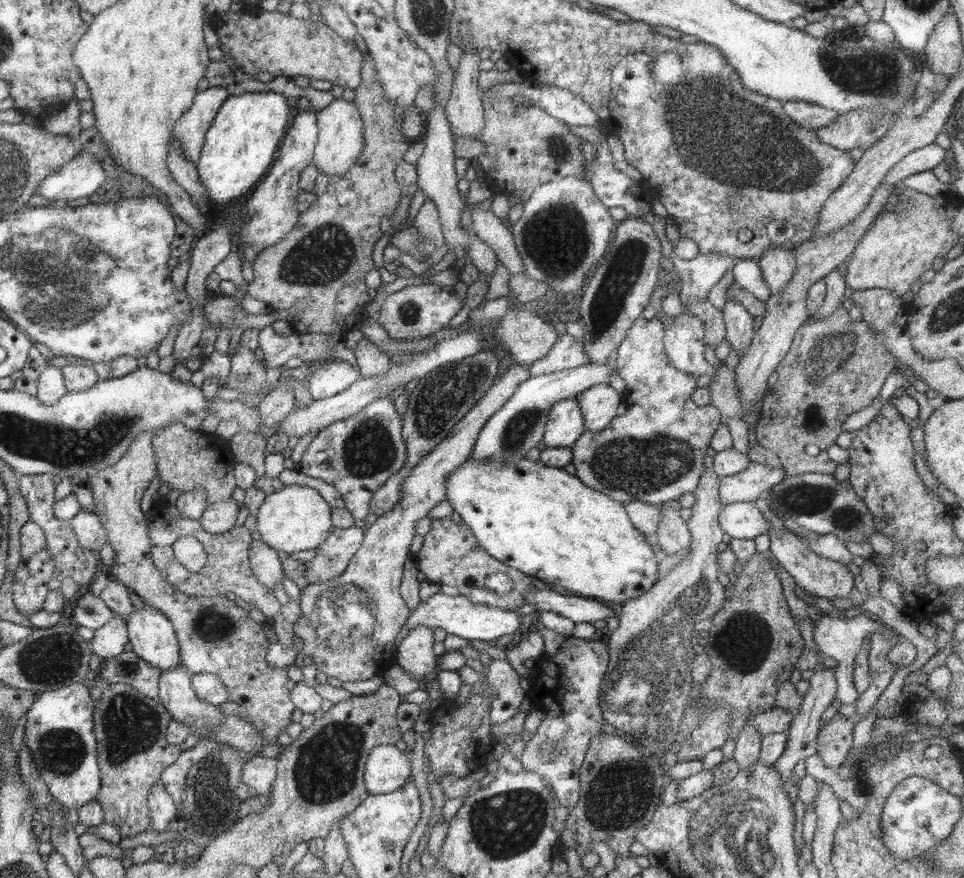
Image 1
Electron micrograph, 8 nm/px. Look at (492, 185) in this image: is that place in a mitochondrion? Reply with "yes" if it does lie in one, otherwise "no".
no

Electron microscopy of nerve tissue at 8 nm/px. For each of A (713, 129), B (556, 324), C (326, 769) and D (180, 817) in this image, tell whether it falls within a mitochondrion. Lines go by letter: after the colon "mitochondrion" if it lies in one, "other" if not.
A: mitochondrion
B: other
C: mitochondrion
D: other

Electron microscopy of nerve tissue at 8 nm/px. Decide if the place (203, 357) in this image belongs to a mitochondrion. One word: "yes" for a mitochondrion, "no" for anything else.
no

